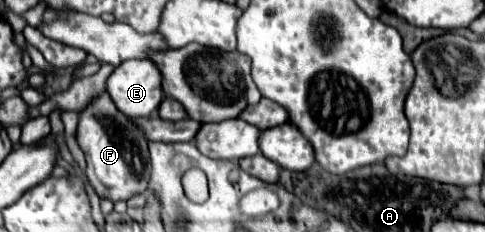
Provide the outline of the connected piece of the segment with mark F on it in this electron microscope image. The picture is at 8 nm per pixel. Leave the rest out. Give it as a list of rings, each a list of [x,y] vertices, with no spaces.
[[[108,93],[94,99],[80,113],[76,139],[86,155],[88,163],[86,177],[100,199],[110,199],[112,203],[116,203],[116,201],[128,201],[134,195],[144,195],[148,191],[152,173],[148,141],[142,137],[138,125],[116,109]]]

